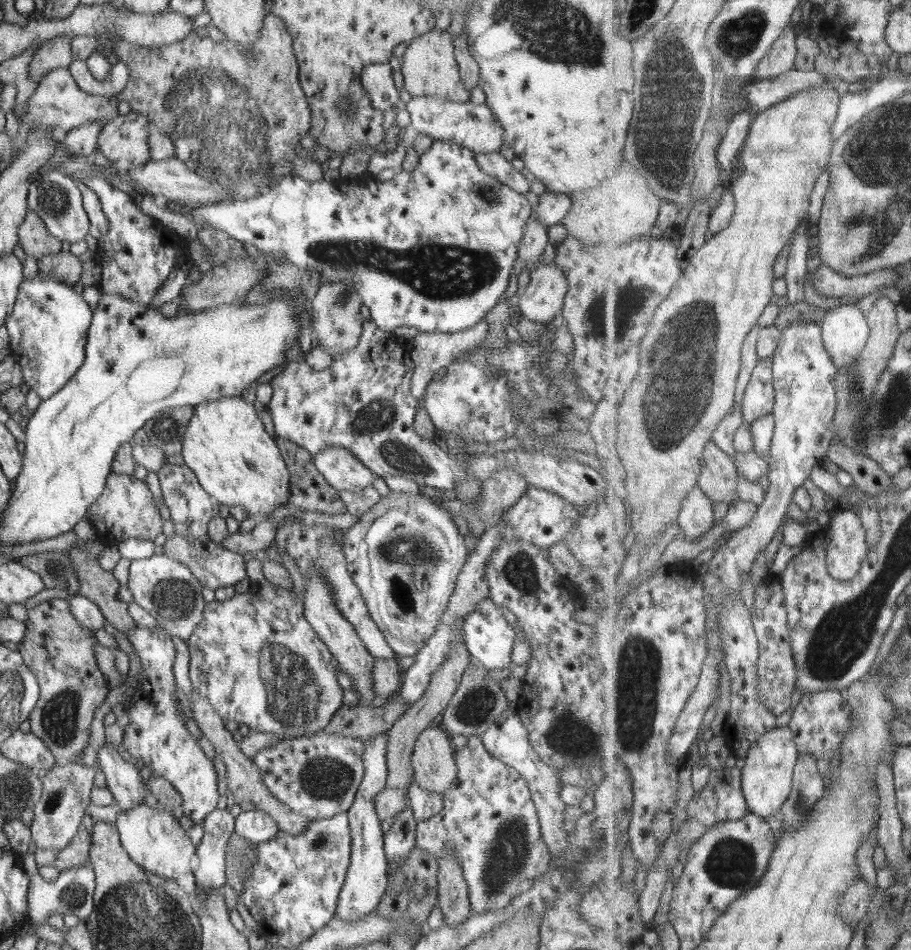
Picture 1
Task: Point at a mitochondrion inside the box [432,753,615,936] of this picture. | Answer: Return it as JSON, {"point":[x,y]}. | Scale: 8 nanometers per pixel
{"point":[509,856]}

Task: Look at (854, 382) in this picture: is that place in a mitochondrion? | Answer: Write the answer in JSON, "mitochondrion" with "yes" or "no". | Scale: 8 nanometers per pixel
{"mitochondrion":"yes"}

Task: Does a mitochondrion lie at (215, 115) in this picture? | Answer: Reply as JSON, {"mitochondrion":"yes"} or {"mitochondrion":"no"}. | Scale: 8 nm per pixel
{"mitochondrion":"yes"}

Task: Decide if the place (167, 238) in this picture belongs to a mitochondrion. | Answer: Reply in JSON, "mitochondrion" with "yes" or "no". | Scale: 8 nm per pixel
{"mitochondrion":"no"}

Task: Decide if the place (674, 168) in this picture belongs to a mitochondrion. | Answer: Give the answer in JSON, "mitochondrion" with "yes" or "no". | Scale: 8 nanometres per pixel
{"mitochondrion":"yes"}

